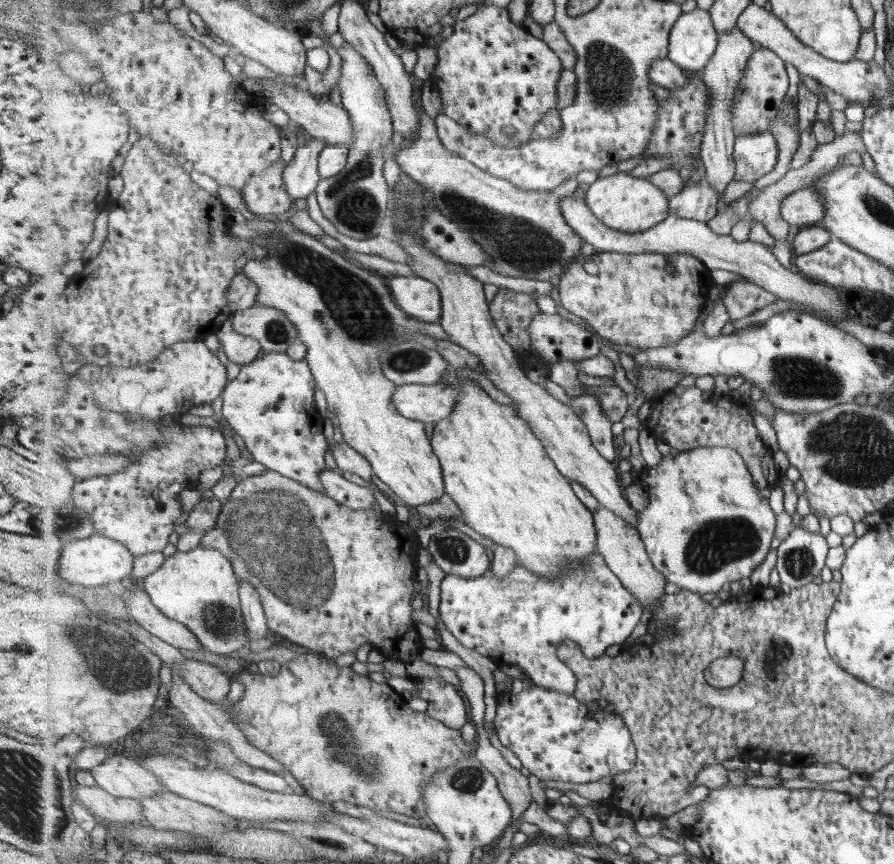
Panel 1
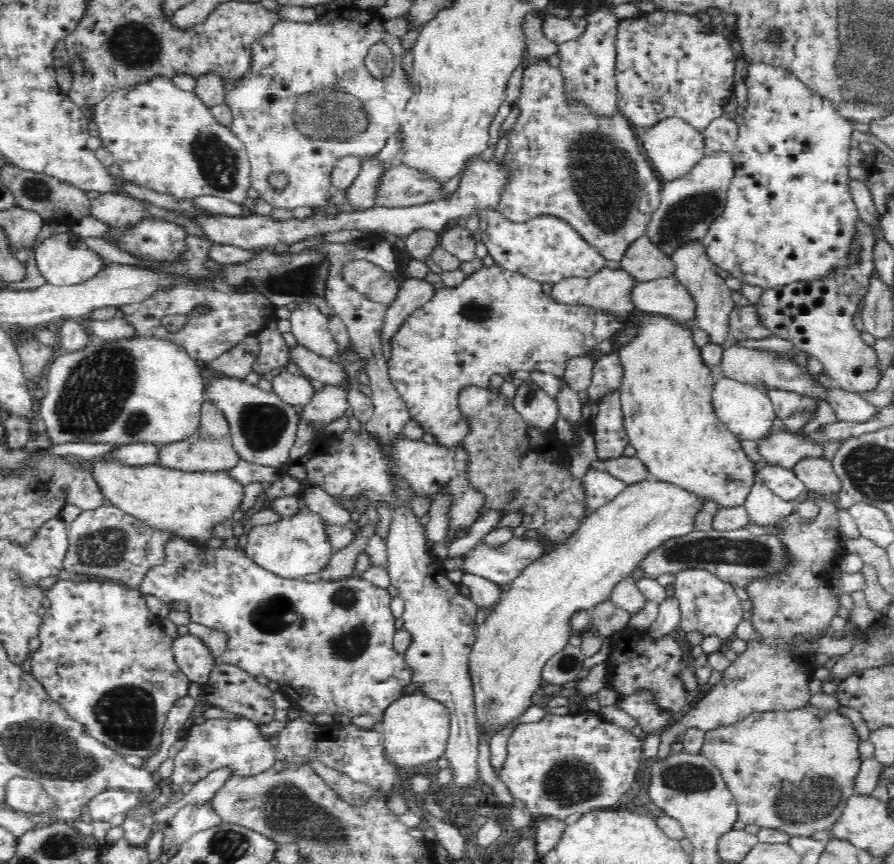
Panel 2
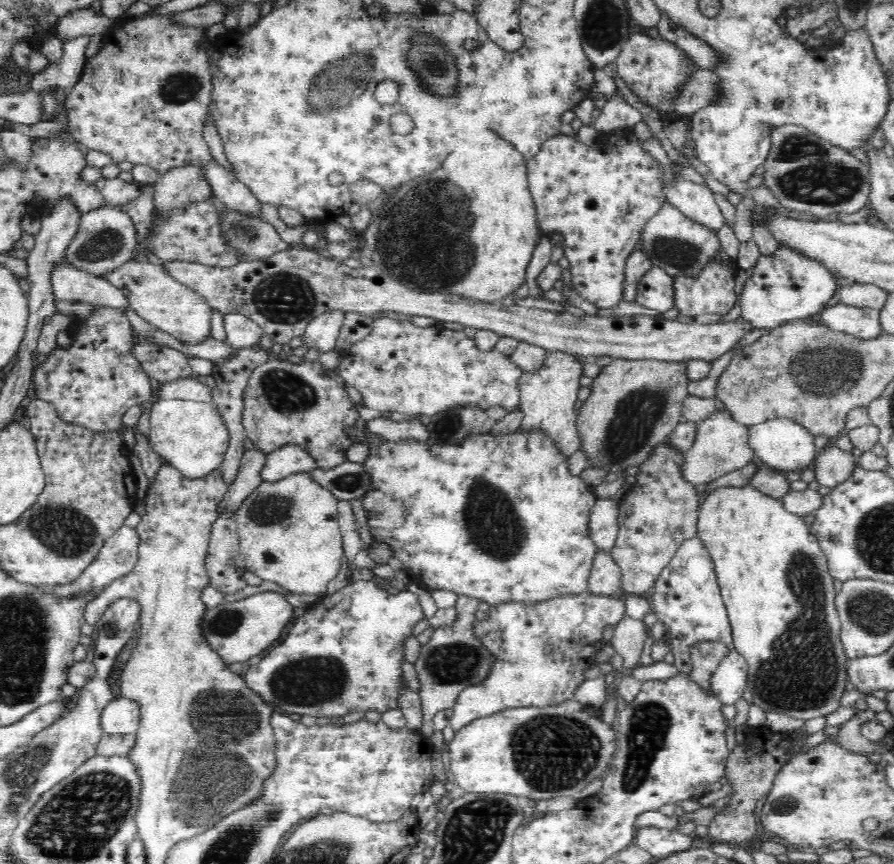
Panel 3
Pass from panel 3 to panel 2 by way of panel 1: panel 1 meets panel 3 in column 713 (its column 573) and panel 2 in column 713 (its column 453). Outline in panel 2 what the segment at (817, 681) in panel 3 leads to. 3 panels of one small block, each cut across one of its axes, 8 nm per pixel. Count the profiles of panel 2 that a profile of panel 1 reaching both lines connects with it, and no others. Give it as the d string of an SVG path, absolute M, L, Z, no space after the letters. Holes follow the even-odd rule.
M639 309L633 311L627 321L632 325L632 337L614 347L613 351L620 357L622 367L618 391L629 447L636 450L636 456L646 465L651 477L698 492L704 500L715 500L720 507L743 505L754 484L754 467L742 451L736 435L716 418L712 410L711 392L717 376L714 369L703 361L693 330L688 330L671 317L658 312L641 312Z

